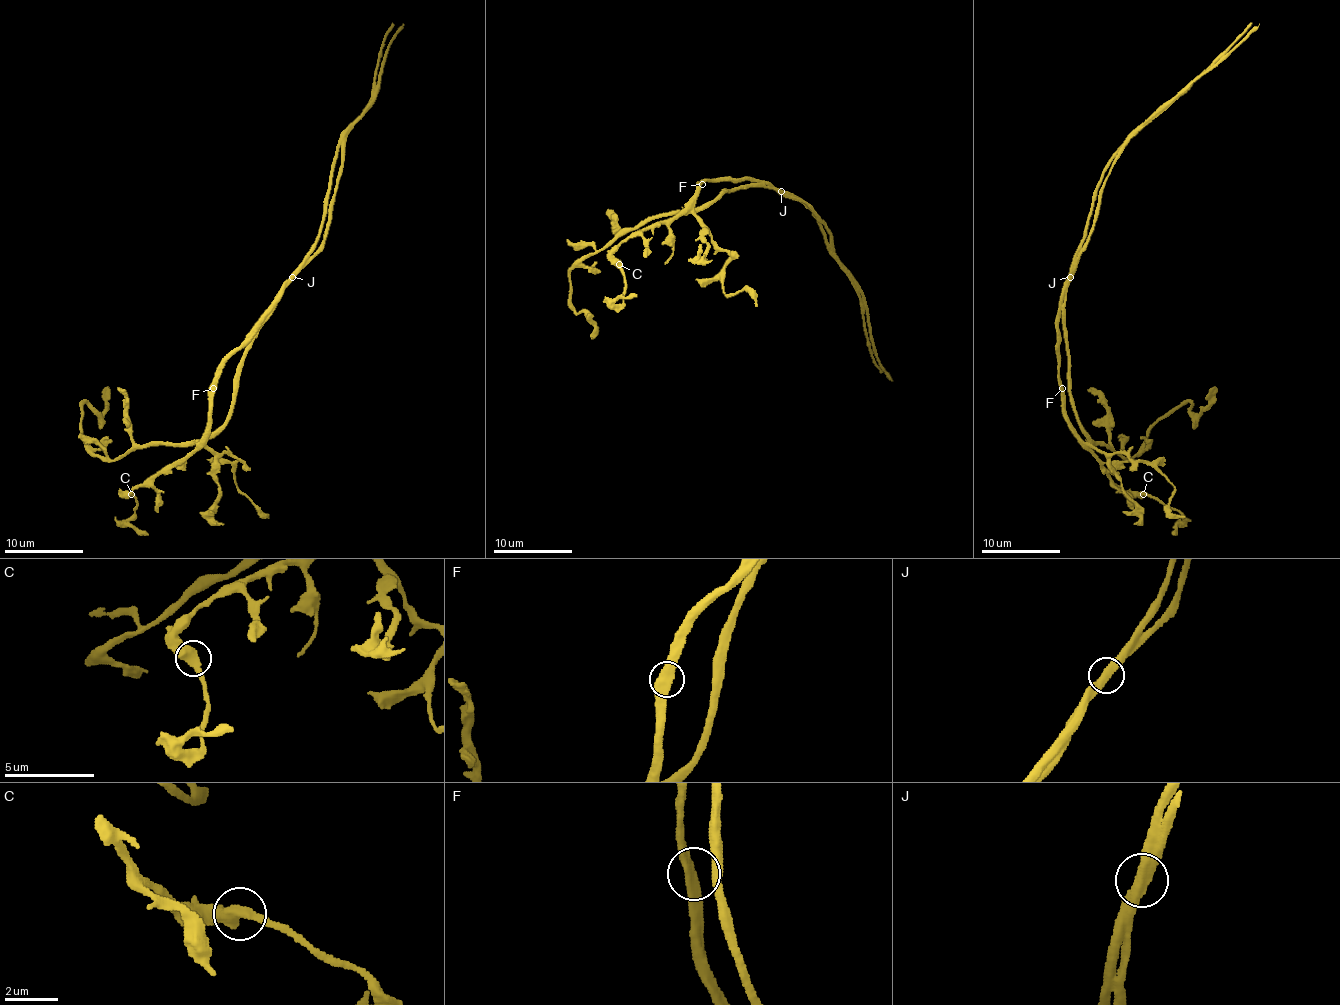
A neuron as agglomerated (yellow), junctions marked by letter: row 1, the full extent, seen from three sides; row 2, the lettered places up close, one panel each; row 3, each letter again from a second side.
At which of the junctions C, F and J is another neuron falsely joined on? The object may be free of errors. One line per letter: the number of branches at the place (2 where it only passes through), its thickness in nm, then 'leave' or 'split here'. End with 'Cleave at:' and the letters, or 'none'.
C: 2 branches meet; 480 nm thick; leave
F: 2 branches meet; 480 nm thick; leave
J: 2 branches meet; 480 nm thick; split here
Cleave at: J

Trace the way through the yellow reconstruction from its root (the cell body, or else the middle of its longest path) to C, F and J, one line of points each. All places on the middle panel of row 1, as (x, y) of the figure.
C: (753, 186), (729, 190), (705, 205), (684, 209), (670, 219), (633, 233), (613, 253), (613, 258), (619, 264)
F: (753, 186), (749, 180), (705, 180), (702, 184)
J: (753, 186), (774, 186), (780, 192)

